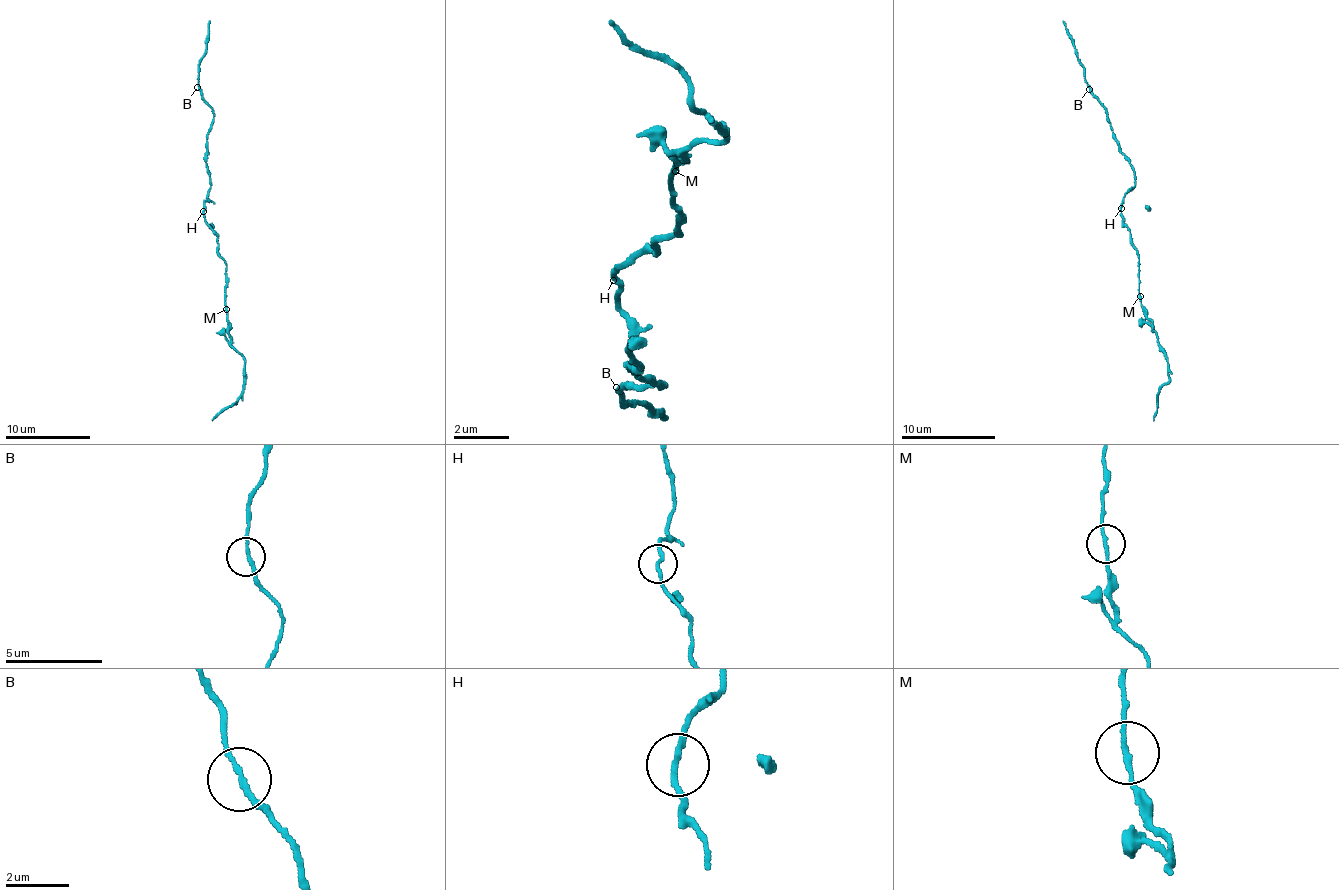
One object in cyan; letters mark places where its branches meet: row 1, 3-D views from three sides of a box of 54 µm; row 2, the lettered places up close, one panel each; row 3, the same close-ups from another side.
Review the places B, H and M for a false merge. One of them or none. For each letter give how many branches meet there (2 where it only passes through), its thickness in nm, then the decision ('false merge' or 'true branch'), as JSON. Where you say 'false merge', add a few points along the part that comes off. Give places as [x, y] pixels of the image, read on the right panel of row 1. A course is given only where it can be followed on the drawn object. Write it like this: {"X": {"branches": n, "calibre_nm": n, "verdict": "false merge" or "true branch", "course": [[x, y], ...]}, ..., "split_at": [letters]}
{"B": {"branches": 2, "calibre_nm": 160, "verdict": "true branch"}, "H": {"branches": 2, "calibre_nm": 170, "verdict": "true branch"}, "M": {"branches": 2, "calibre_nm": 160, "verdict": "true branch"}, "split_at": []}

